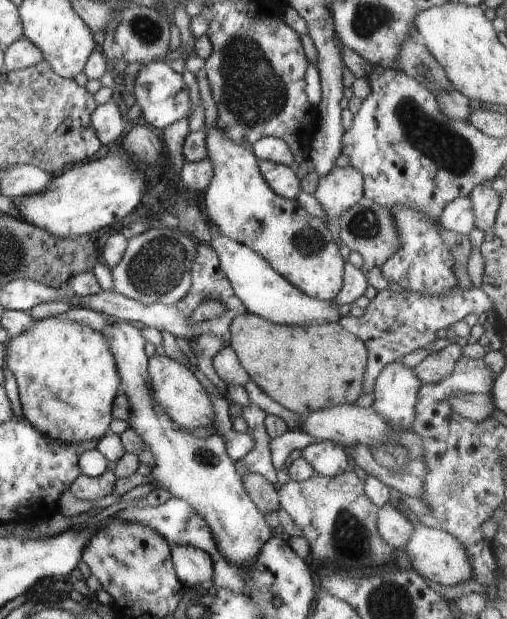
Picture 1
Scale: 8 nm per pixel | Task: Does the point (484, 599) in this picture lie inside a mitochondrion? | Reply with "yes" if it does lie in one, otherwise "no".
no

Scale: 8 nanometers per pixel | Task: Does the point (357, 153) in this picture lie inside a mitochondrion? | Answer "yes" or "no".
no

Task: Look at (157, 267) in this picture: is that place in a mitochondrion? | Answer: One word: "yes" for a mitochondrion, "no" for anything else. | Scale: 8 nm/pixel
yes

